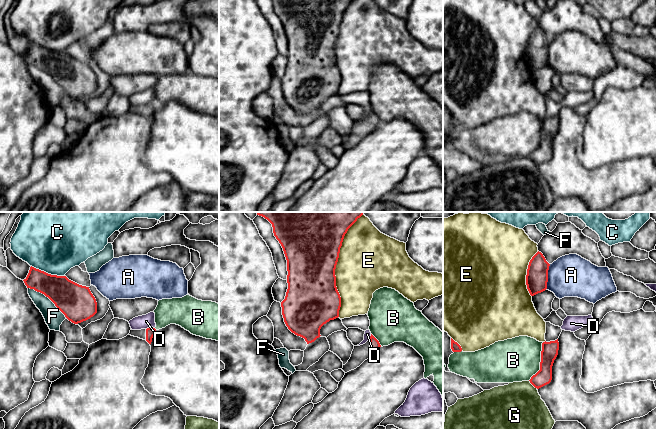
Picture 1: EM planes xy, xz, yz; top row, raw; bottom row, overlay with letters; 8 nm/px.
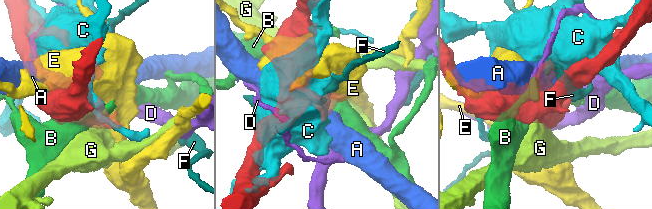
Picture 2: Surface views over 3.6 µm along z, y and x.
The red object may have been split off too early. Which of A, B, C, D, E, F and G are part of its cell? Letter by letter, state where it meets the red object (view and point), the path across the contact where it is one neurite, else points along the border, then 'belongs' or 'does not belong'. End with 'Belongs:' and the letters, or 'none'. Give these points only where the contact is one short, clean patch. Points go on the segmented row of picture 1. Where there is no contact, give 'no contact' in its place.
A: contact yz (547, 277); does not belong
B: contact yz (541, 361); does not belong
C: contact xy (47, 273); does not belong
D: contact xy (150, 327); border xy (154, 327), (146, 329); does not belong
E: contact xz (336, 264); does not belong
F: contact xy (48, 297); border xy (28, 287), (43, 293), (66, 317); does not belong
G: contact yz (533, 385); does not belong
Belongs: none

